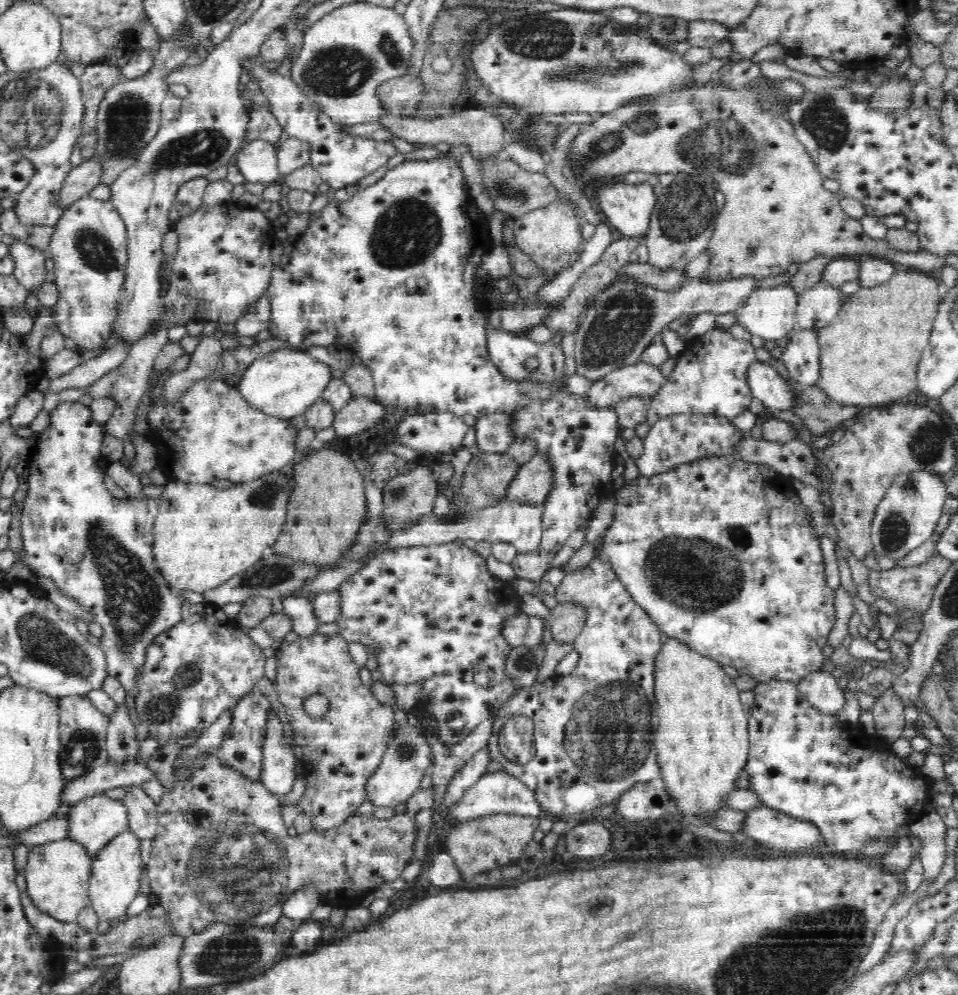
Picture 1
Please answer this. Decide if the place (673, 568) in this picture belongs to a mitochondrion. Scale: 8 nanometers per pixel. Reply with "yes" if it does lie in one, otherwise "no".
yes

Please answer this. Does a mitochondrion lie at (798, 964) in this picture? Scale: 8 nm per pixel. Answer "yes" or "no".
yes

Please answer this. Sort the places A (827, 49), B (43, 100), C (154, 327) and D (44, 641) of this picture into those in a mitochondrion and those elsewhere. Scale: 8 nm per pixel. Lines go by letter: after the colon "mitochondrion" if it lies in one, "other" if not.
A: other
B: mitochondrion
C: other
D: mitochondrion

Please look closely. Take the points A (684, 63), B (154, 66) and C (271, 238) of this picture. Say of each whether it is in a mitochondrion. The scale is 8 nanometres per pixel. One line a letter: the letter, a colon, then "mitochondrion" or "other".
A: other
B: other
C: other

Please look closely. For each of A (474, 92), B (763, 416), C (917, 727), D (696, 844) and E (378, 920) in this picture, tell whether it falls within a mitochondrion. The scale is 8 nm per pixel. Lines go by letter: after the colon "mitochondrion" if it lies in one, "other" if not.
A: other
B: other
C: other
D: other
E: other

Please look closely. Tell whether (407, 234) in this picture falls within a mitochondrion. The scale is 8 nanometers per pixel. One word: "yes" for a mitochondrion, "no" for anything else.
yes

